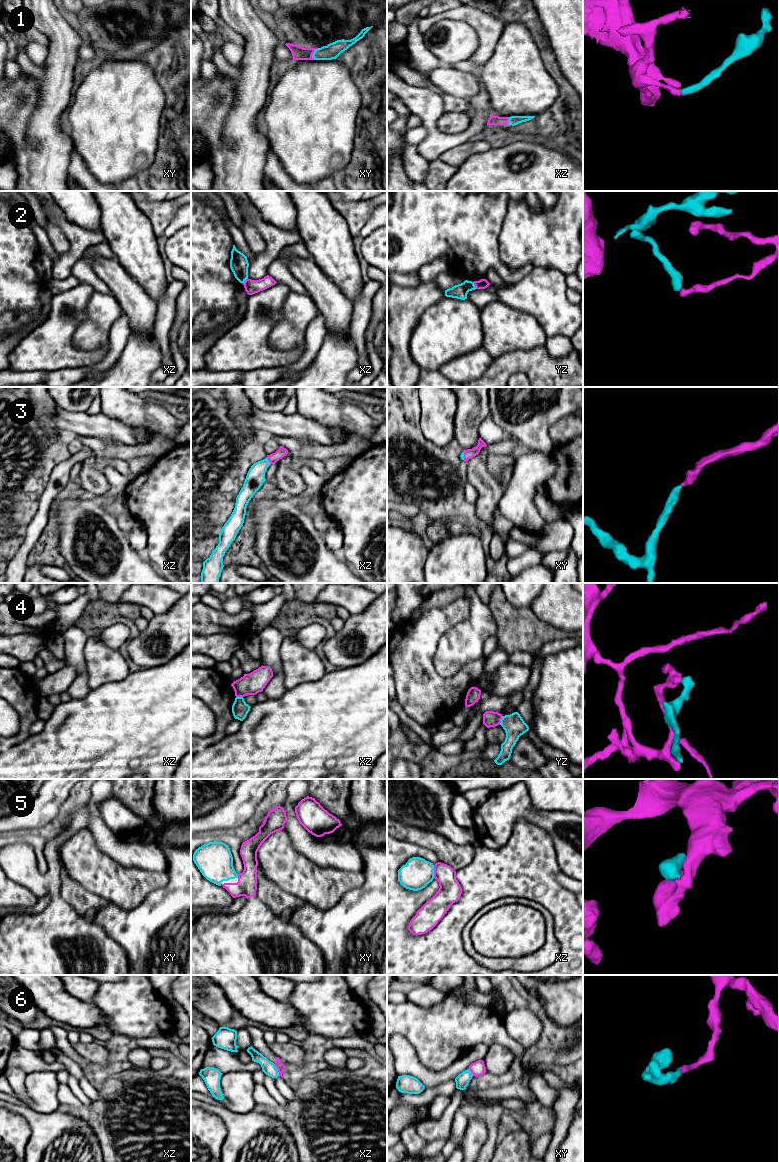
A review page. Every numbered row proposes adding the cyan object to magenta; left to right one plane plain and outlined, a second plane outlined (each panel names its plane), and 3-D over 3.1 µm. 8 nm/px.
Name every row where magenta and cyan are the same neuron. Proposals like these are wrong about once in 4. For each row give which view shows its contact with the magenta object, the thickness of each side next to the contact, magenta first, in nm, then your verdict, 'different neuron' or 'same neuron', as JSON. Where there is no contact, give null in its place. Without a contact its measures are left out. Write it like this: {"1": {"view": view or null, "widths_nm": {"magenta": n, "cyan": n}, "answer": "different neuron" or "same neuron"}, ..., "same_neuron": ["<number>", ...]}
{"1": {"view": "xy", "widths_nm": {"magenta": 110, "cyan": 120}, "answer": "same neuron"}, "2": {"view": "yz", "widths_nm": {"magenta": 80, "cyan": 120}, "answer": "different neuron"}, "3": {"view": "xz", "widths_nm": {"magenta": 80, "cyan": 150}, "answer": "same neuron"}, "4": {"view": "yz", "widths_nm": {"magenta": 130, "cyan": 170}, "answer": "different neuron"}, "5": {"view": "xz", "widths_nm": {"magenta": 180, "cyan": 240}, "answer": "same neuron"}, "6": {"view": "xz", "widths_nm": {"magenta": 70, "cyan": 110}, "answer": "different neuron"}, "same_neuron": ["1", "3", "5"]}

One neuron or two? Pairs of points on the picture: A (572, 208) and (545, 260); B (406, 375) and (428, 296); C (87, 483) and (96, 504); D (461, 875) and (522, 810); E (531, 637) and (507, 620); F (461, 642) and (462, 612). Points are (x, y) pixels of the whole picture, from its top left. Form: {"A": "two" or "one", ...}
{"A": "one", "B": "one", "C": "two", "D": "two", "E": "one", "F": "two"}

